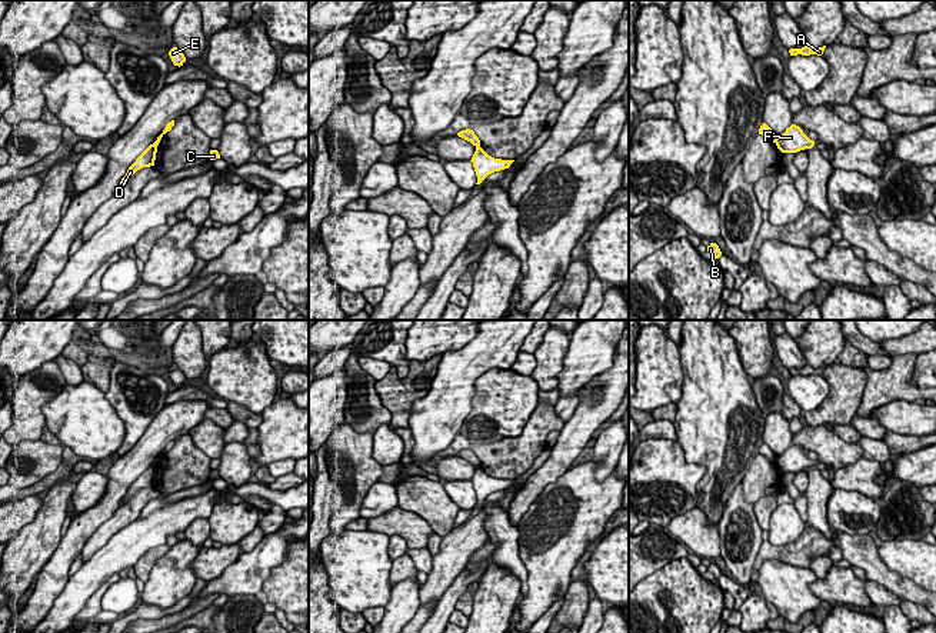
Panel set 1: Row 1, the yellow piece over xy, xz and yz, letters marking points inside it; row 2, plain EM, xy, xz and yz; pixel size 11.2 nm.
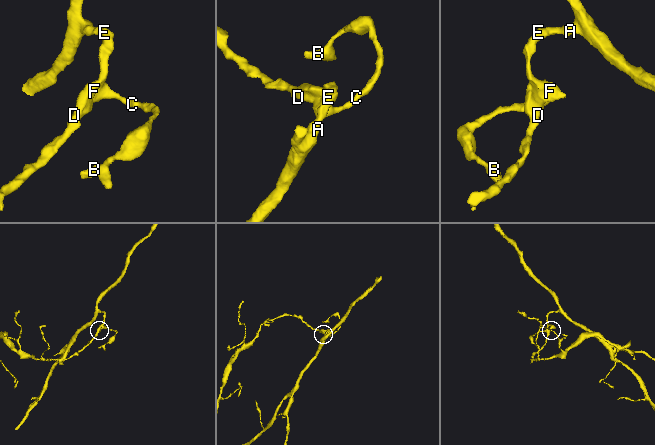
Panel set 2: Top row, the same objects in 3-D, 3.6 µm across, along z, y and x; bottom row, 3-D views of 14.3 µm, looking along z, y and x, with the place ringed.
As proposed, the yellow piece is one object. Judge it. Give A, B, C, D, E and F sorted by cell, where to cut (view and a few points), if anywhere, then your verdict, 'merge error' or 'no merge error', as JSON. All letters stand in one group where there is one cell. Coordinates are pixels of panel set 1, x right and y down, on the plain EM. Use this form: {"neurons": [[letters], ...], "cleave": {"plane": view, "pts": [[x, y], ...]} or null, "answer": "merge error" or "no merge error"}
{"neurons": [["A", "B", "C", "E", "F"], ["D"]], "cleave": {"plane": "yz", "pts": [[775, 457], [776, 462]]}, "answer": "merge error"}

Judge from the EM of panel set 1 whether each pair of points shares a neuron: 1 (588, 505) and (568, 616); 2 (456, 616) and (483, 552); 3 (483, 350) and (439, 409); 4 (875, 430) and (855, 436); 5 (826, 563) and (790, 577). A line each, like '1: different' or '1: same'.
1: different
2: different
3: same
4: same
5: same

